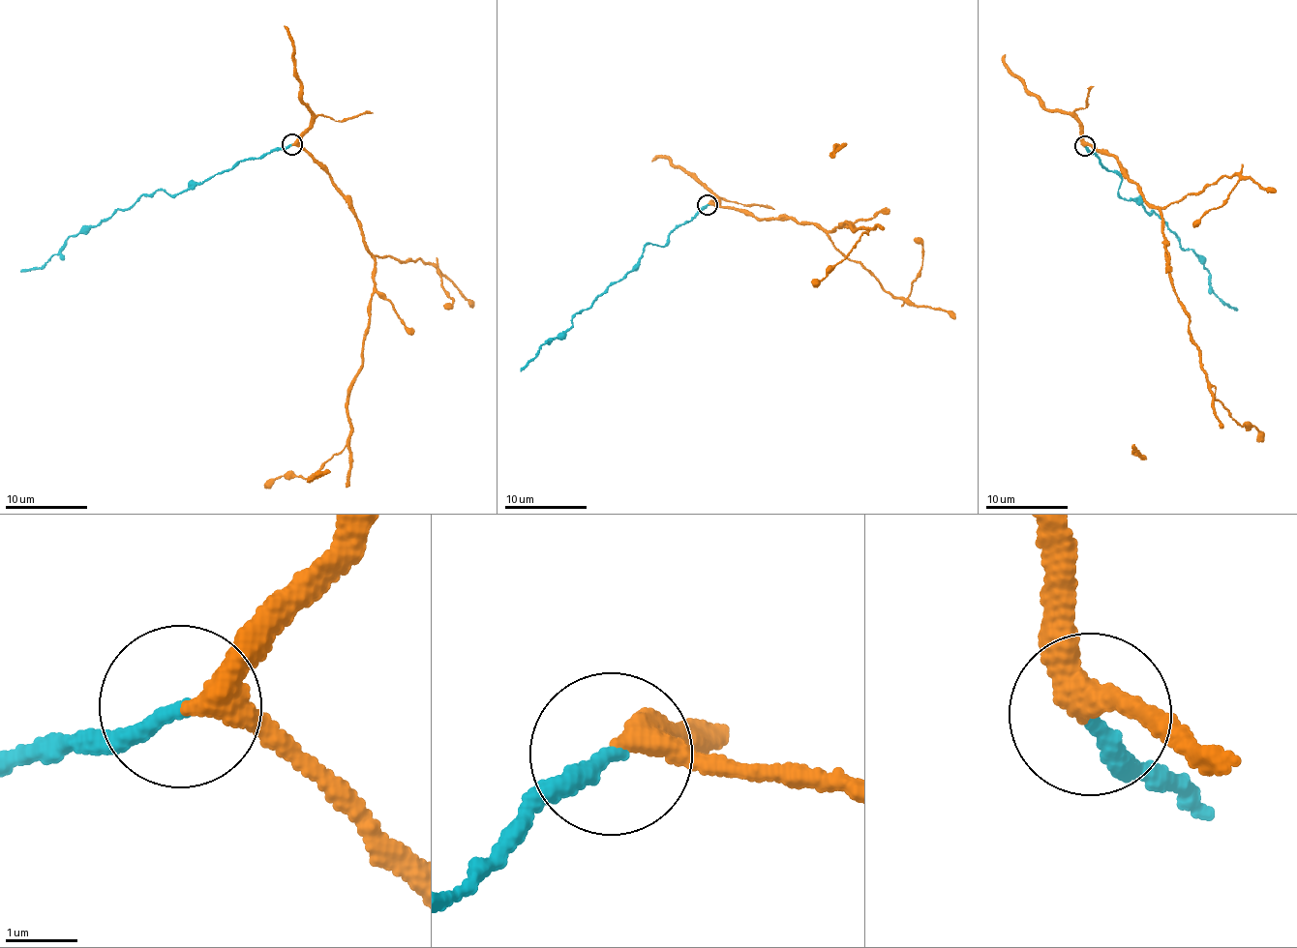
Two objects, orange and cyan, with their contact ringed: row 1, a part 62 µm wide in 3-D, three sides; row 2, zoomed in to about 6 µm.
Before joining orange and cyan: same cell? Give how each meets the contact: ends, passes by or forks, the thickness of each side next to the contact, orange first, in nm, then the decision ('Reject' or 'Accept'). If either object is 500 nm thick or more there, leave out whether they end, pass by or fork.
At the ring orange passes by. At the ring cyan ends. Thickness 300 nm (orange) against 240 nm. Accept

